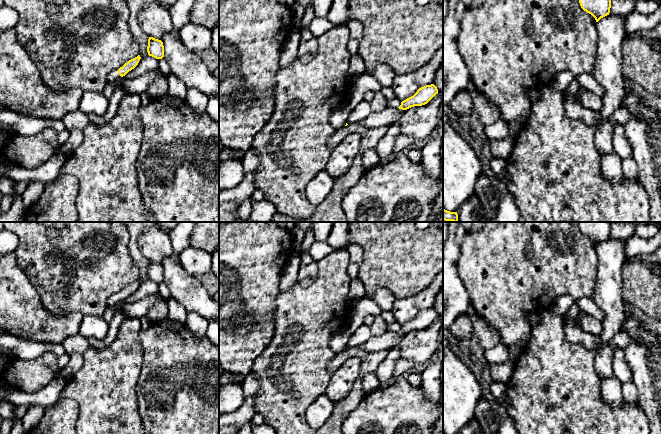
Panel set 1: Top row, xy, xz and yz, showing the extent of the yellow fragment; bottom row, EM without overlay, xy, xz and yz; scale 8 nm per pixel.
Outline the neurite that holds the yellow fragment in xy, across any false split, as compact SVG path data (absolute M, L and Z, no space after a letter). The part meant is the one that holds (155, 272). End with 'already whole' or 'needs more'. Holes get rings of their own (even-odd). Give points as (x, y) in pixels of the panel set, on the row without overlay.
M149 261L147 276L149 280L156 283L162 283L164 281L164 270L161 264Z; already whole

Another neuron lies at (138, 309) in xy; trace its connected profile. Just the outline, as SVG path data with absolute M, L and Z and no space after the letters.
M157 292L150 294L134 303L122 305L122 310L128 318L136 317L141 319L146 316L148 310L158 301L165 301L165 299L160 293Z

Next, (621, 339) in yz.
M621 330L609 337L606 343L610 346L620 347L624 350L631 342L631 336L627 334L624 330Z

